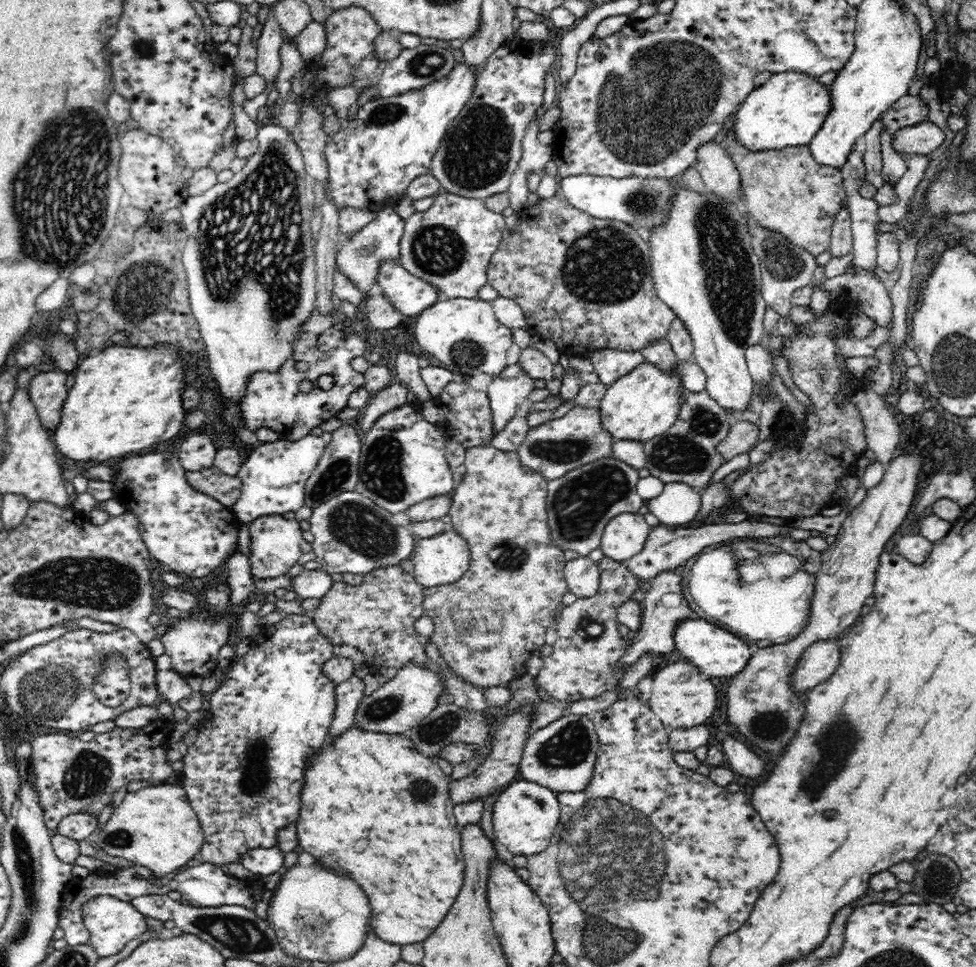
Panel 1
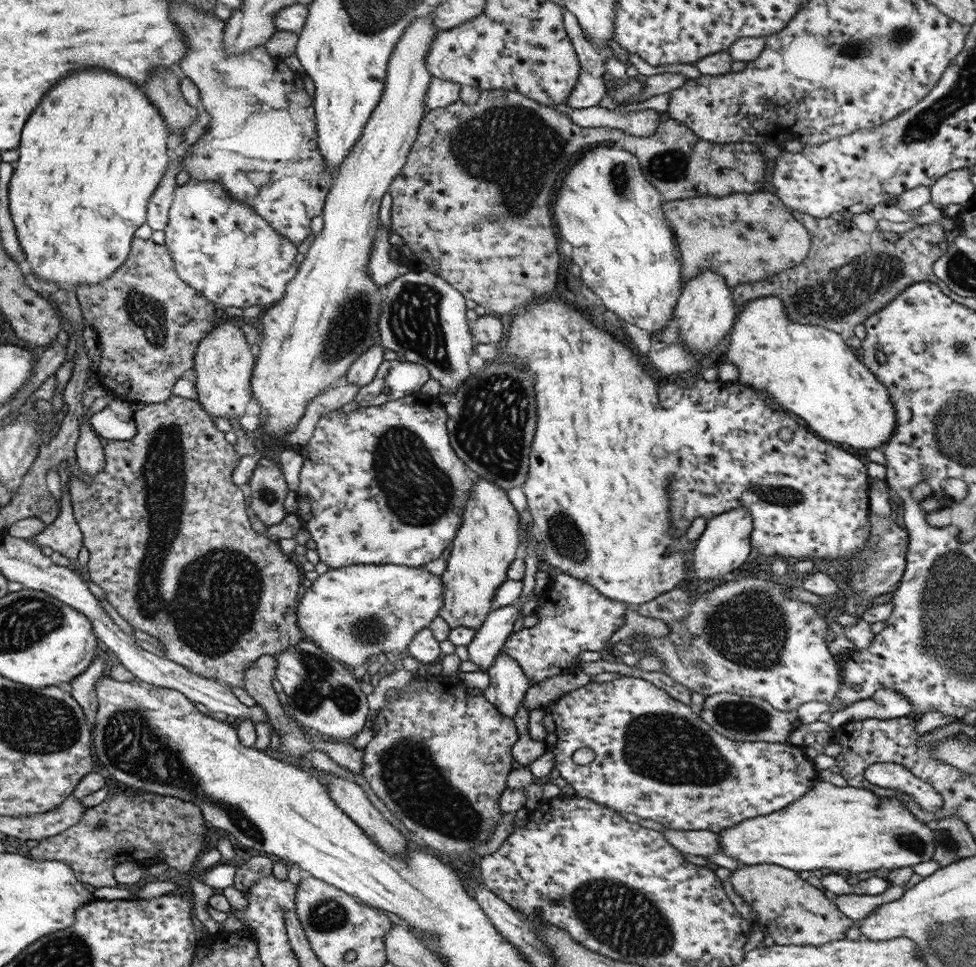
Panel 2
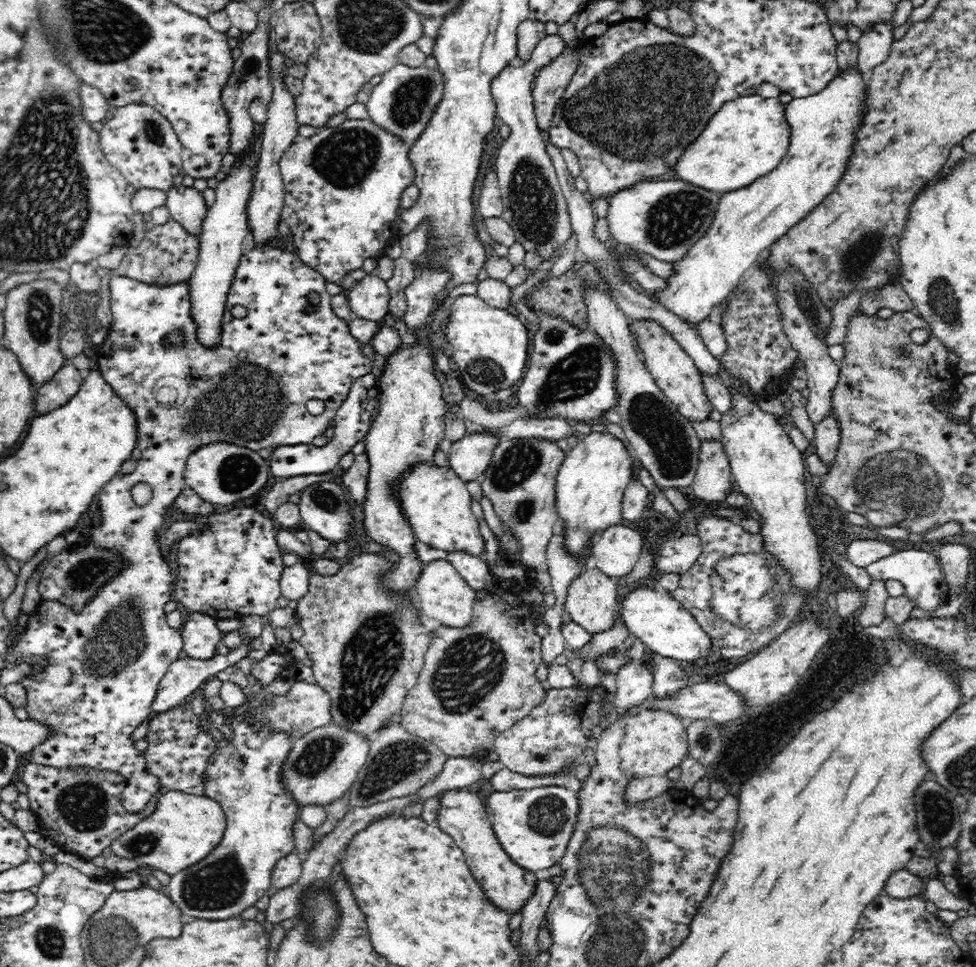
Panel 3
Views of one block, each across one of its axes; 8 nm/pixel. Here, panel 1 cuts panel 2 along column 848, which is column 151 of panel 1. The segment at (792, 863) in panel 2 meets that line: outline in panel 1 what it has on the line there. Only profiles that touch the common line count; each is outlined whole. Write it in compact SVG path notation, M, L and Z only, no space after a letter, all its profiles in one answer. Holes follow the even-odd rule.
M160 784L126 793L122 803L113 810L106 825L98 833L96 849L146 866L154 876L162 878L185 868L184 864L188 860L195 860L204 841L198 815L190 806L181 784Z

